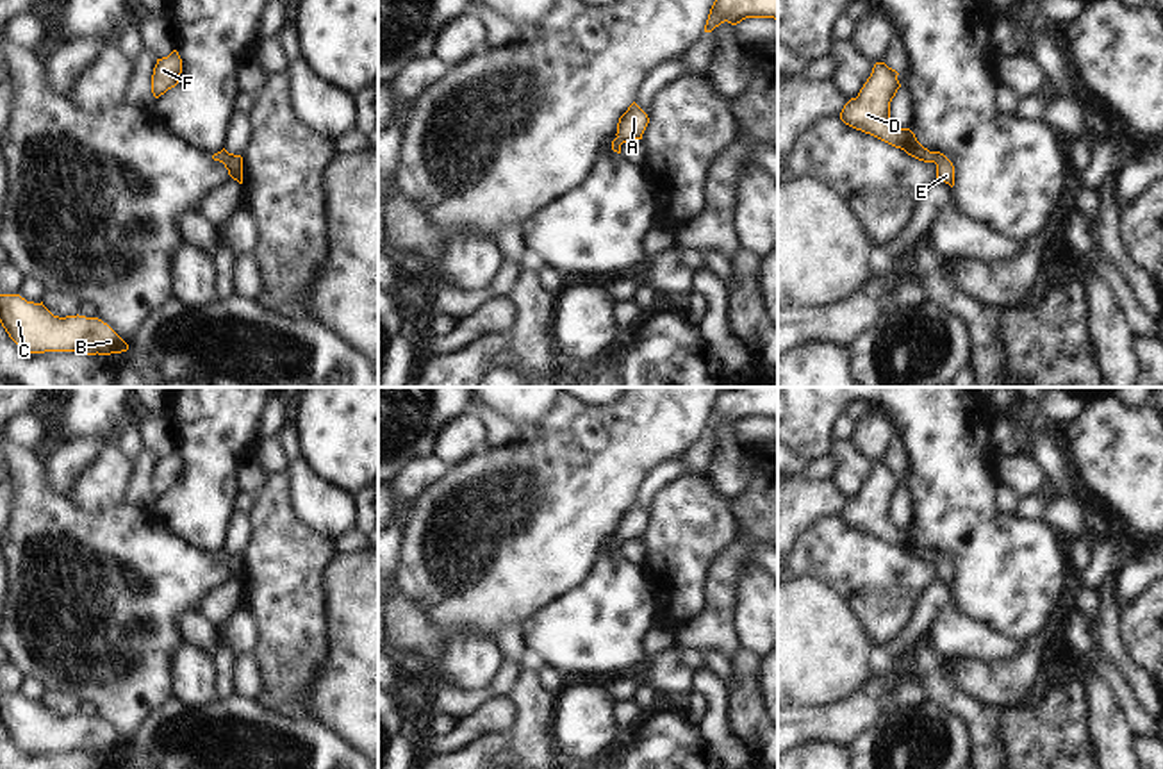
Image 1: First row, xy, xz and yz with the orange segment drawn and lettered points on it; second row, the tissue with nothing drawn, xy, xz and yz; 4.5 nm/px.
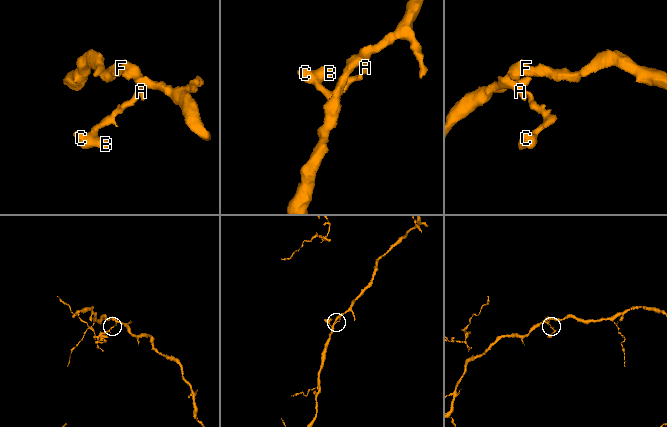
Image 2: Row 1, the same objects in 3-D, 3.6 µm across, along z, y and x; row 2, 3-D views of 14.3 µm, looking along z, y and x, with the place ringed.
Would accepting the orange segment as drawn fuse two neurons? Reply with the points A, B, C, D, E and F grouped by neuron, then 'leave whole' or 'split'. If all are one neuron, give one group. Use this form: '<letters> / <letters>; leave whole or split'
A B C D E F; leave whole

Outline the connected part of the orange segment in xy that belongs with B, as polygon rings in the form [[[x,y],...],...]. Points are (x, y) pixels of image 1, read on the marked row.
[[[0,294],[0,323],[25,353],[80,351],[111,355],[128,344],[102,319],[86,316],[54,316],[45,305],[20,294]]]

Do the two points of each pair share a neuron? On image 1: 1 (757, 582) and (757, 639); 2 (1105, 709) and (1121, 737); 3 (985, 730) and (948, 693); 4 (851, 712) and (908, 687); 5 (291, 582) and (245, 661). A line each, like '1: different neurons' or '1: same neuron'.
1: same neuron
2: same neuron
3: same neuron
4: same neuron
5: different neurons

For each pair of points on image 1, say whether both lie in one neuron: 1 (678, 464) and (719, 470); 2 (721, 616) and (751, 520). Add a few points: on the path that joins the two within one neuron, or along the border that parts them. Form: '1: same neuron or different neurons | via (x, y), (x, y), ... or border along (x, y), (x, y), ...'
1: different neurons | border along (705, 470), (712, 486), (726, 500)
2: same neuron | via (721, 593), (721, 578), (737, 554), (737, 543)

